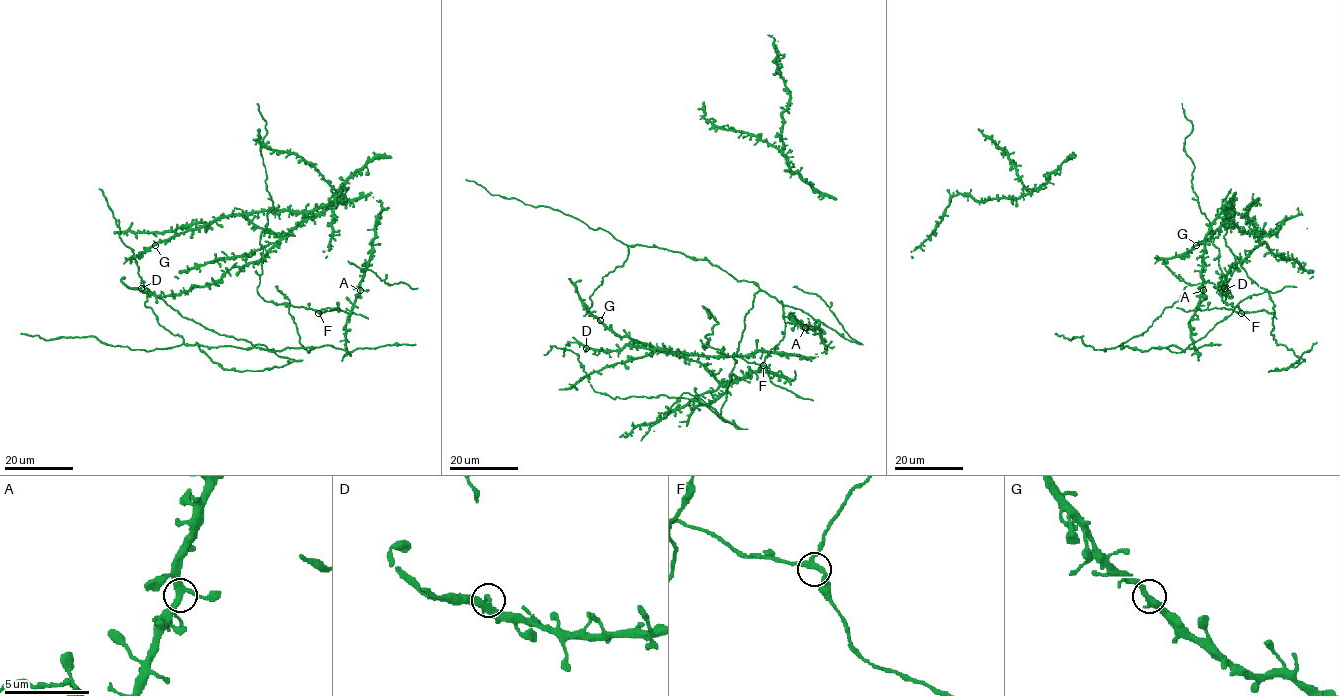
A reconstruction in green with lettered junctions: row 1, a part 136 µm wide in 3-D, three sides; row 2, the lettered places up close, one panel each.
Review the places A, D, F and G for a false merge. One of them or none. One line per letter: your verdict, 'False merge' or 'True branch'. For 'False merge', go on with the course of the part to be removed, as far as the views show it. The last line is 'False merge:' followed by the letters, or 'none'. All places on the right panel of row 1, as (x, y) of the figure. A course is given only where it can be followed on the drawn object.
A: True branch
D: True branch
F: True branch
G: True branch
False merge: none

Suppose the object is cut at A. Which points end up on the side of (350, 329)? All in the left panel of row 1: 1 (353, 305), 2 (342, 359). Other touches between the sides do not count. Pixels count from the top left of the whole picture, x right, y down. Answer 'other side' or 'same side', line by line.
1: same side
2: same side

